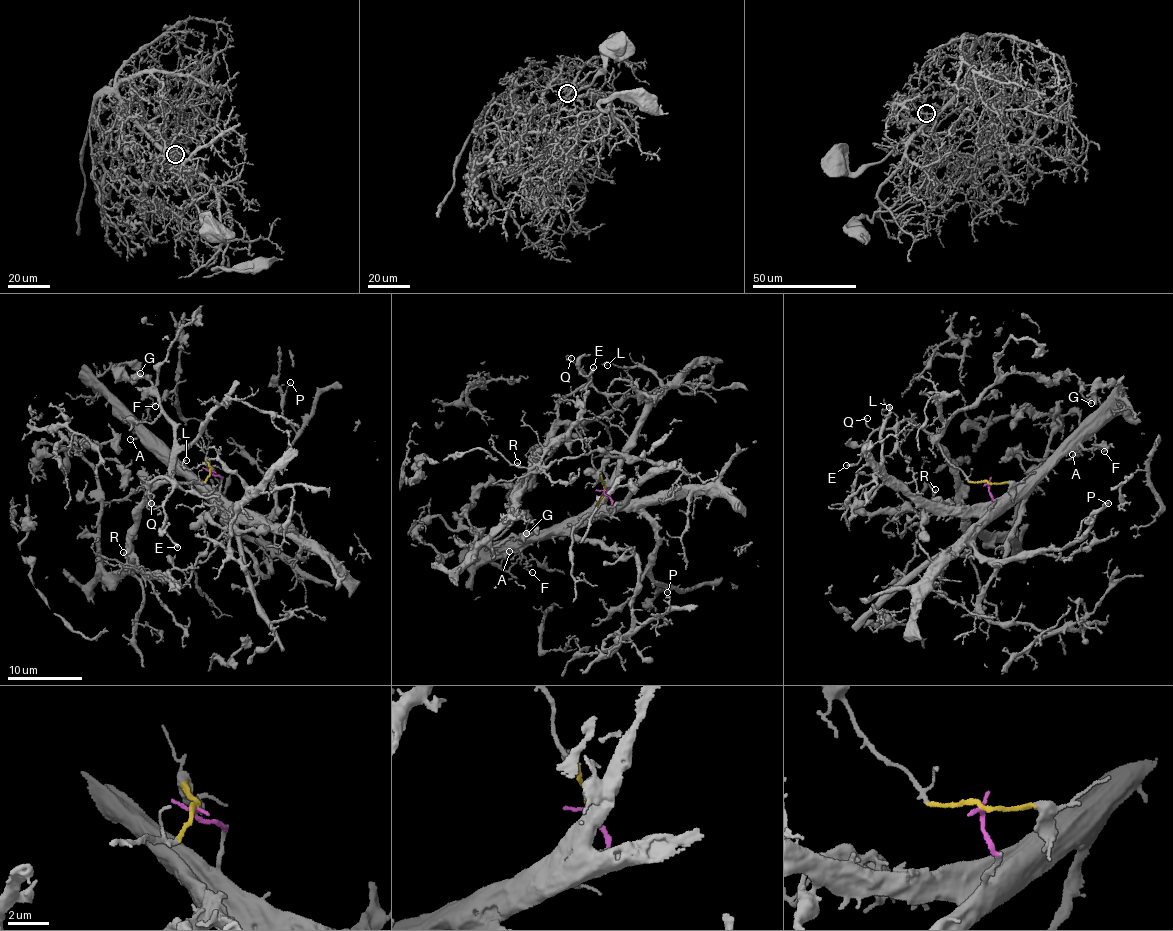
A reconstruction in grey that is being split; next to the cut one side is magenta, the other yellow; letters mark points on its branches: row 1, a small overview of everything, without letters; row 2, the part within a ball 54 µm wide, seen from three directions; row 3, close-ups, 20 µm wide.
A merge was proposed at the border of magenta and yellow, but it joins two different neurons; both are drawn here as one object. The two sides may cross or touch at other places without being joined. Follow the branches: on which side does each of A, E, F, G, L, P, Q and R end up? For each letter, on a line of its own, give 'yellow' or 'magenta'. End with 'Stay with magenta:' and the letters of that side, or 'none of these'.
A: magenta
E: yellow
F: magenta
G: yellow
L: magenta
P: magenta
Q: yellow
R: yellow
Stay with magenta: A, F, L, P

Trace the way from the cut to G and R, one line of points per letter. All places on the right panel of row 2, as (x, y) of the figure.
G: (988, 483), (967, 479), (937, 443), (943, 425), (1005, 376), (1017, 372), (1052, 381), (1073, 374), (1090, 404)
R: (988, 483), (967, 479), (935, 439), (952, 464), (957, 505), (953, 509), (932, 508), (936, 489)

